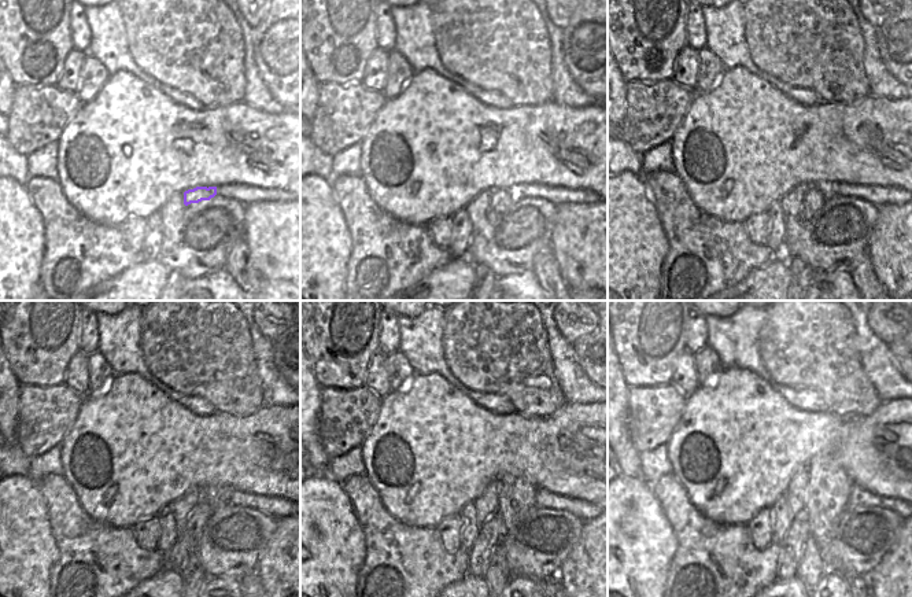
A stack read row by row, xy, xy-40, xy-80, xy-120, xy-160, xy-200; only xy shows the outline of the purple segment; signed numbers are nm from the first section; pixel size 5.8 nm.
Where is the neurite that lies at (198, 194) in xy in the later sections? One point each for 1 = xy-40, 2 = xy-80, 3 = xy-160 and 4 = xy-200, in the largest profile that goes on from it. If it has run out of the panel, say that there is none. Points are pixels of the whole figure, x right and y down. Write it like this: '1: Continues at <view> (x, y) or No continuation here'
1: Continues at xy-40 (502, 199)
2: Continues at xy-80 (813, 201)
3: Continues at xy-160 (493, 533)
4: Continues at xy-200 (792, 548)

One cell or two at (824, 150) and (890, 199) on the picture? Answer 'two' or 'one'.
two

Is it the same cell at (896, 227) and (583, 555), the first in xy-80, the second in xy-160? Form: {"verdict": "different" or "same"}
{"verdict": "same"}

